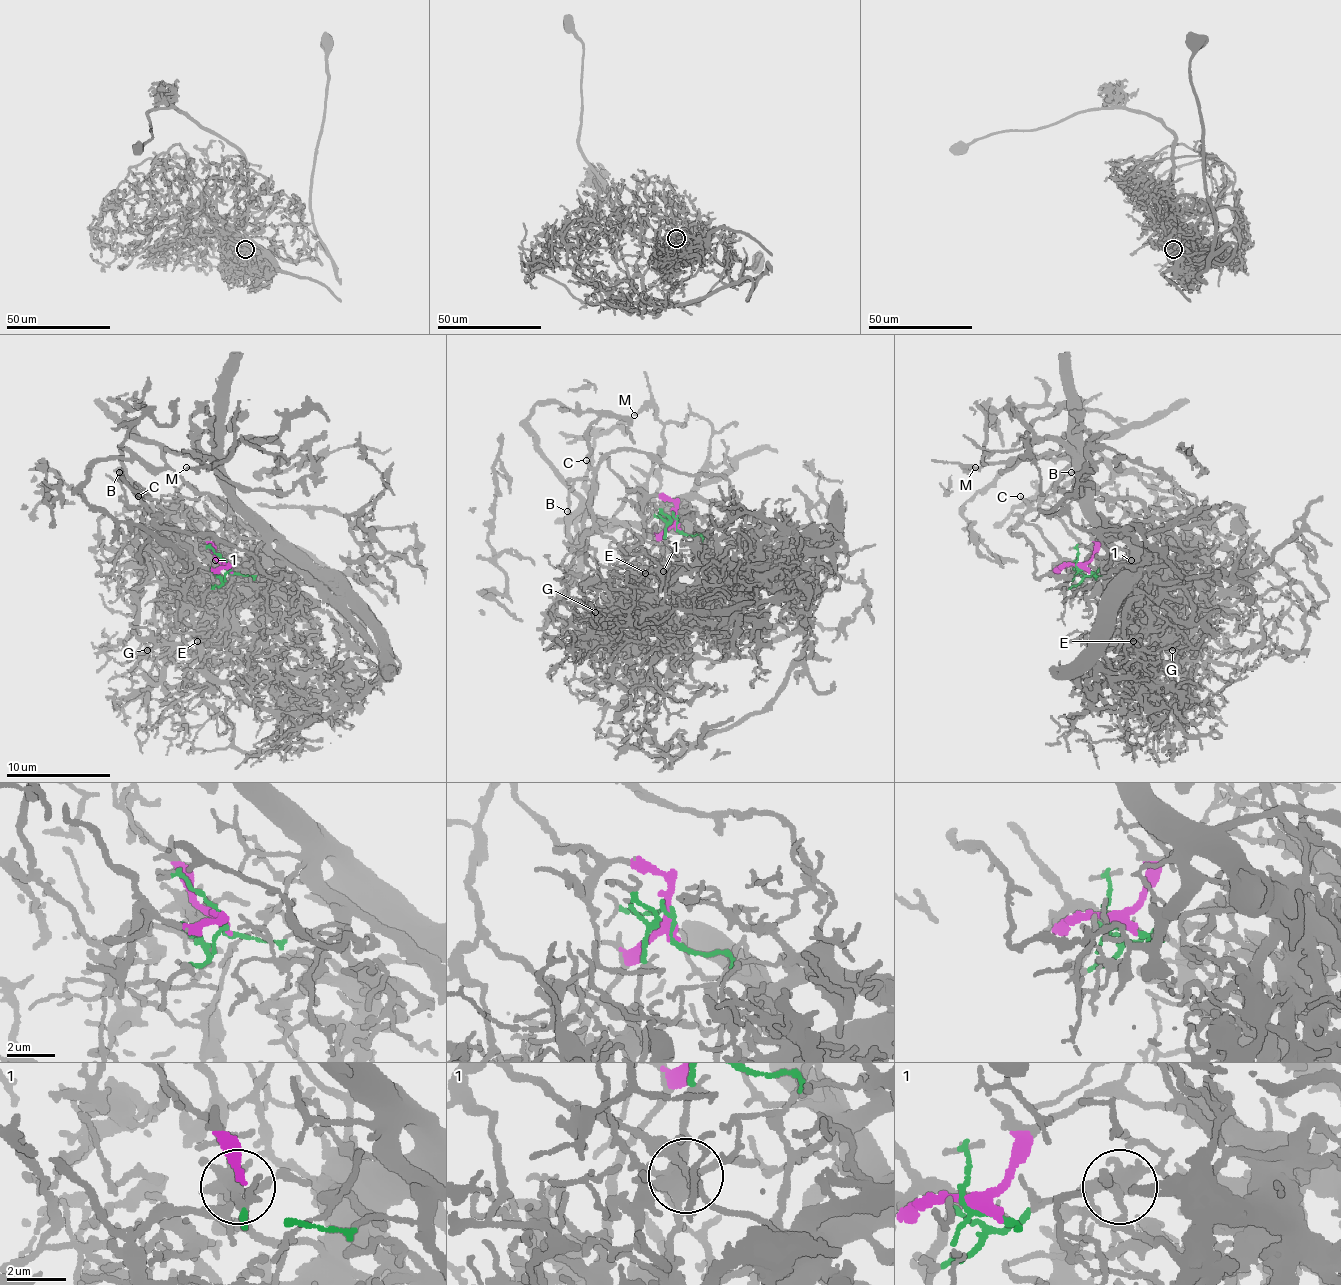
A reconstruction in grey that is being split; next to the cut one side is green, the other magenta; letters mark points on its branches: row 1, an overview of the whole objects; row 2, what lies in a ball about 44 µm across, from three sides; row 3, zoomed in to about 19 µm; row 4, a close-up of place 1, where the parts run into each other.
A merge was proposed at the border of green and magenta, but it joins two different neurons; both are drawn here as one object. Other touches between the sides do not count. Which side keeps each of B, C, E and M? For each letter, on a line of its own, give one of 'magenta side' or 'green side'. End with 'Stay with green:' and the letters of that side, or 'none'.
B: magenta side
C: magenta side
E: green side
M: magenta side
Stay with green: E

